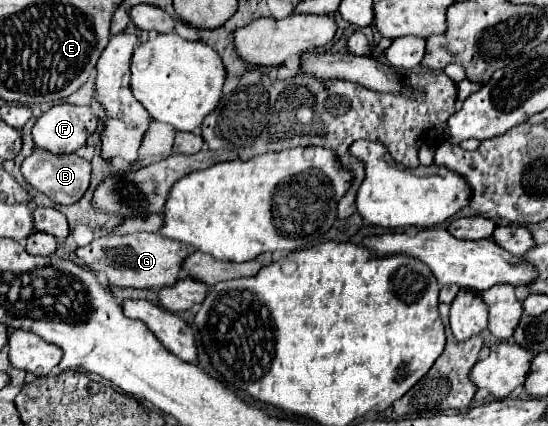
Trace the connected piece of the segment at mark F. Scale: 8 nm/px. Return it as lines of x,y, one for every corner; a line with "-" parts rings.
57,104
35,122
33,142
53,154
73,154
85,146
87,136
95,128
97,116
91,106

